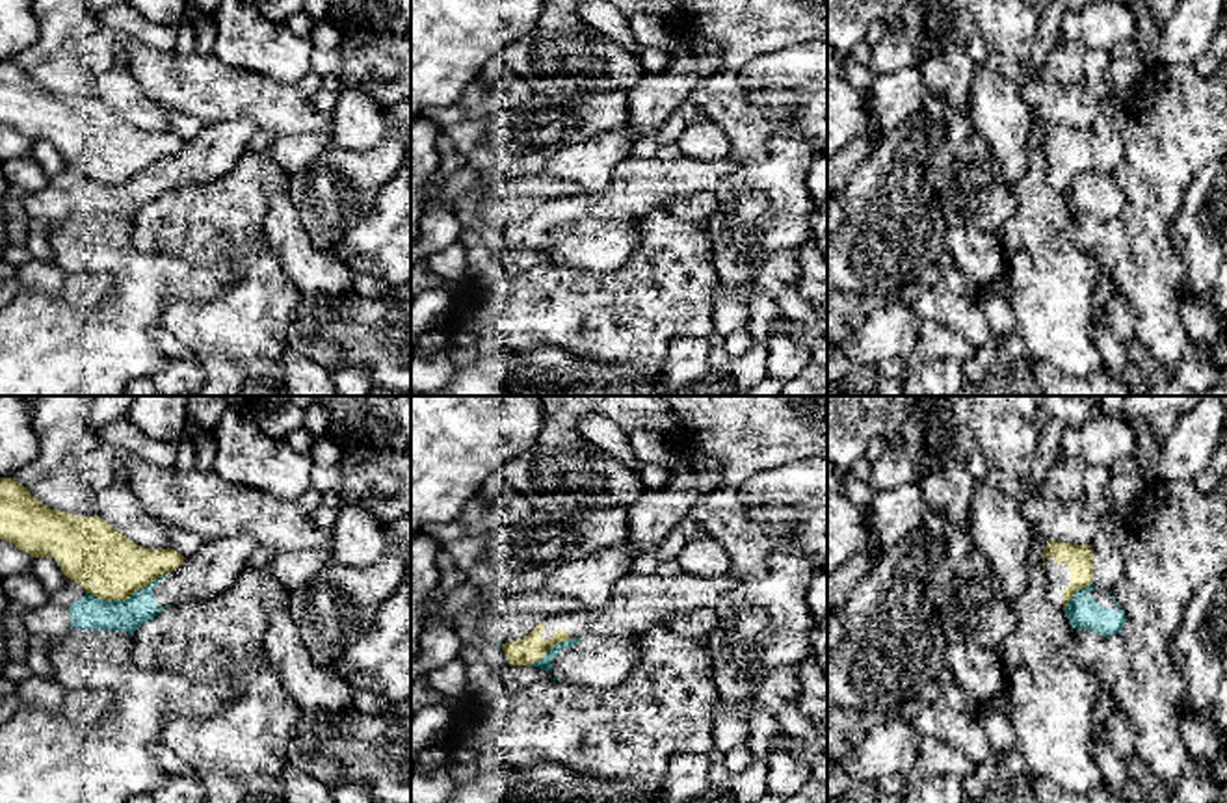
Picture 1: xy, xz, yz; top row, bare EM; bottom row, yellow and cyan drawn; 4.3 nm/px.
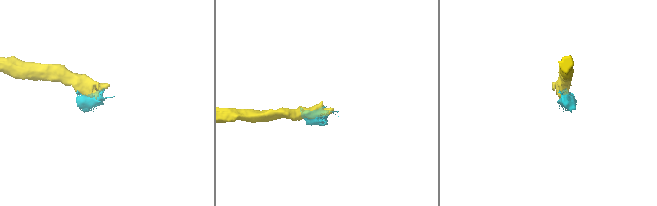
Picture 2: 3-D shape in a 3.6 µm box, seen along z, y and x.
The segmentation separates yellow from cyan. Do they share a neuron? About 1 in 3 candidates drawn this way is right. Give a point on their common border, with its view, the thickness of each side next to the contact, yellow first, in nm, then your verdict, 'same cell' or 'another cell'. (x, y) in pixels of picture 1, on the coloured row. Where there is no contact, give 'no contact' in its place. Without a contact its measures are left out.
xy (127, 597) | 300/140 nm | another cell

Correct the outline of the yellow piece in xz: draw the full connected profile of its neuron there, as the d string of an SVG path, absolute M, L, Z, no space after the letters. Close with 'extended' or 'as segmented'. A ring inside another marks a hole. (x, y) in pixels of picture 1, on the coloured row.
M623 574L602 608L584 608L554 613L539 623L526 638L502 645L508 664L537 664L554 645L586 636L643 636L673 615L699 608L716 610L718 600L732 589L727 574L675 576Z; extended

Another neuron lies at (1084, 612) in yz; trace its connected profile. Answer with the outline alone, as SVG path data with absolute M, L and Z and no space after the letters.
M1095 584L1076 591L1063 610L1071 623L1071 632L1084 628L1110 638L1121 634L1127 625L1127 615L1112 591L1102 591Z

